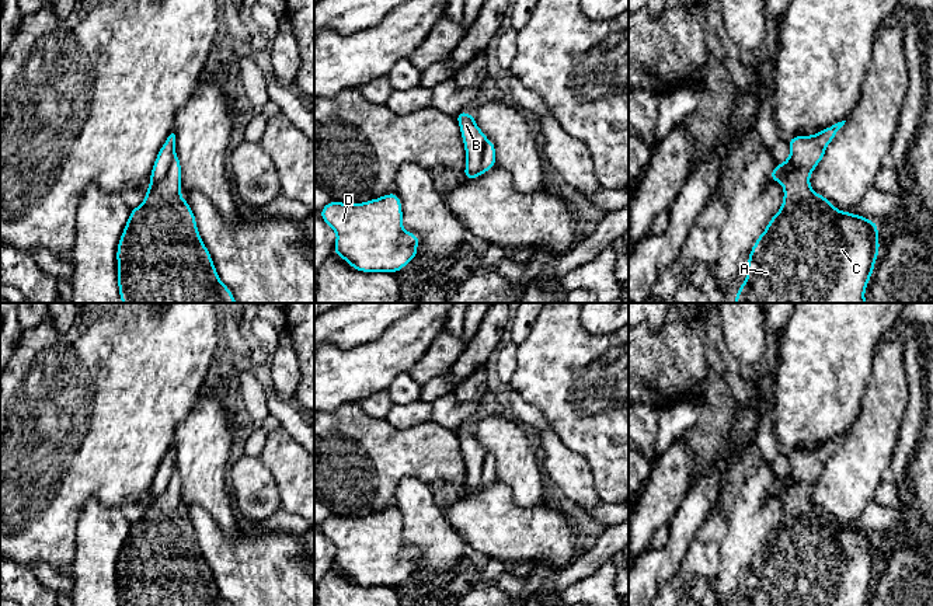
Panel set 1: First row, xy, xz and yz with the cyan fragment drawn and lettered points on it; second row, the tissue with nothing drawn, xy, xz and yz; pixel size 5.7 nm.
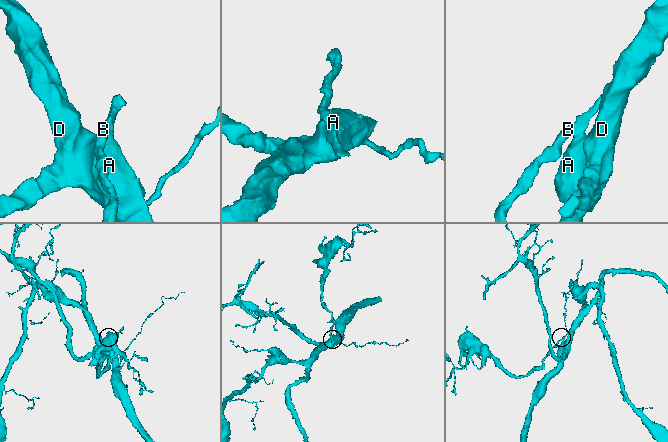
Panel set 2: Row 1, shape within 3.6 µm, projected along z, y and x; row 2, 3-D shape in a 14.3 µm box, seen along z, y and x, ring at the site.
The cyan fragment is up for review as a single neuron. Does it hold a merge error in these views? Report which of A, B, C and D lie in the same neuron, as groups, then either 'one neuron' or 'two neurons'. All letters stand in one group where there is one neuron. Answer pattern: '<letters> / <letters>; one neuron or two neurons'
A C D / B; two neurons

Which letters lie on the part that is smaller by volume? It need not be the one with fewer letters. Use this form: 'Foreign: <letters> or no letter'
Foreign: B

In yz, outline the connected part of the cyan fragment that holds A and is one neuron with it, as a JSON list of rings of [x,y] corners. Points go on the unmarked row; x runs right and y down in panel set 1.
[[[791,483],[783,494],[783,518],[755,556],[746,577],[746,593],[738,606],[866,606],[880,565],[878,539],[852,526],[840,526],[810,499],[811,487]]]

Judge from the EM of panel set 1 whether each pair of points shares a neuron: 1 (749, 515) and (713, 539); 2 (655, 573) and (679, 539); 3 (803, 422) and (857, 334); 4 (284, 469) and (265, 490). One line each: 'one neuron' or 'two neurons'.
1: two neurons
2: one neuron
3: one neuron
4: two neurons

